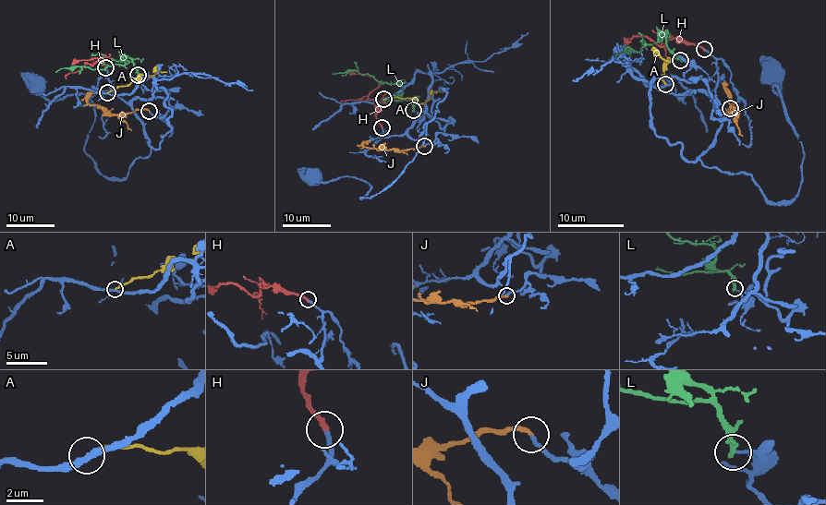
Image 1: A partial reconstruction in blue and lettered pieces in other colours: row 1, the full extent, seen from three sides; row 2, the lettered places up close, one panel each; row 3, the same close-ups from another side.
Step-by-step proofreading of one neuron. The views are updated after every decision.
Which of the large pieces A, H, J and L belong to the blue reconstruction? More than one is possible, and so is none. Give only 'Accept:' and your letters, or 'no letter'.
Accept: H, J

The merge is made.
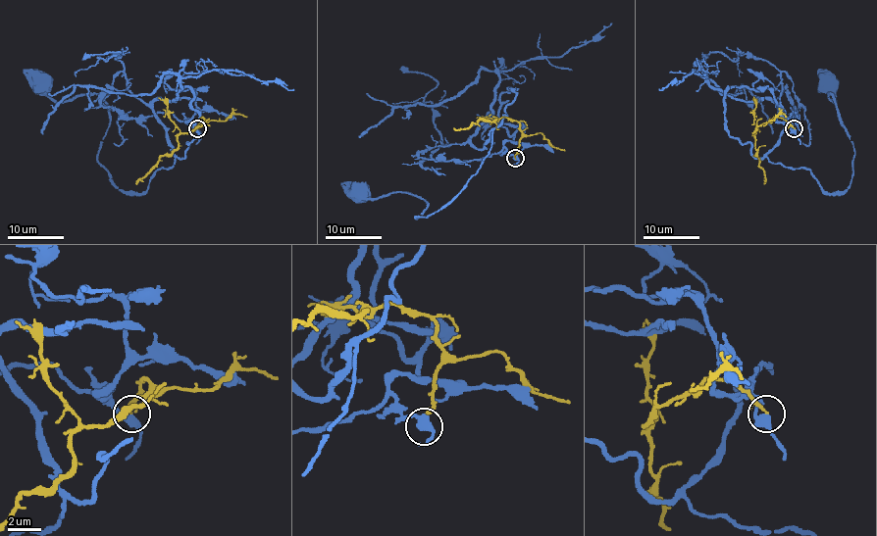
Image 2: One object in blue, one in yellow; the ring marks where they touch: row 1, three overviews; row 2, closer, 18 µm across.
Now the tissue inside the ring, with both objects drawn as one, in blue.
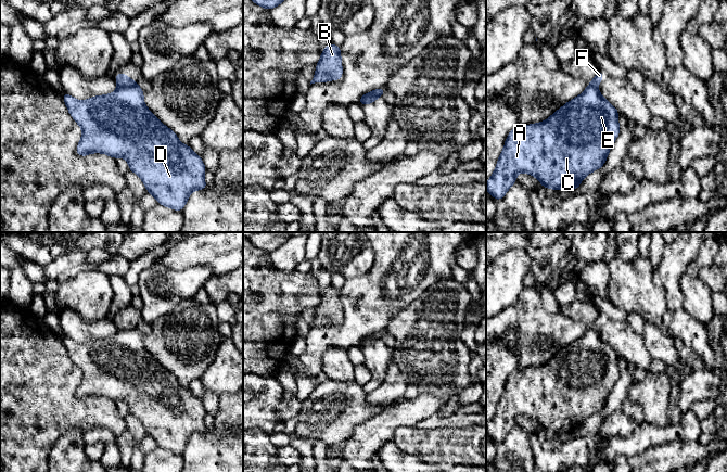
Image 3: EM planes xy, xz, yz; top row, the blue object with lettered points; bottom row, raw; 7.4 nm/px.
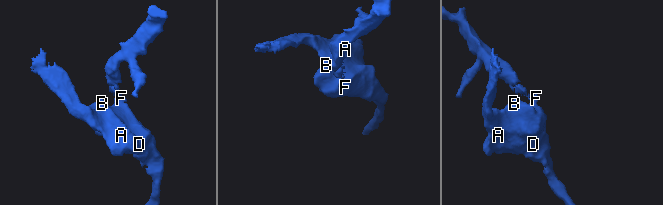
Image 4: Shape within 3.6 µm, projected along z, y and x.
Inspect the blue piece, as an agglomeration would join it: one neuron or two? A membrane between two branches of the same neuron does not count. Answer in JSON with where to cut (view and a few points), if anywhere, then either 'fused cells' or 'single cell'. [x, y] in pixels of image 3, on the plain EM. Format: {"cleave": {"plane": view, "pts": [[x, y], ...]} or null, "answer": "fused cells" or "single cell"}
{"cleave": {"plane": "xy", "pts": [[137, 328], [118, 330]]}, "answer": "fused cells"}

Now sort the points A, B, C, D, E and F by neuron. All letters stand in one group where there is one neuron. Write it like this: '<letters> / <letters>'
A B C D E / F

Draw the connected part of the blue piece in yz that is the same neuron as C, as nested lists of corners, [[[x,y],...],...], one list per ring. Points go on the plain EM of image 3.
[[[588,328],[583,336],[546,363],[524,370],[518,368],[509,375],[496,412],[486,425],[486,433],[500,444],[511,429],[518,425],[515,419],[519,416],[534,419],[543,431],[577,433],[587,418],[604,408],[618,378],[618,354],[596,330]]]

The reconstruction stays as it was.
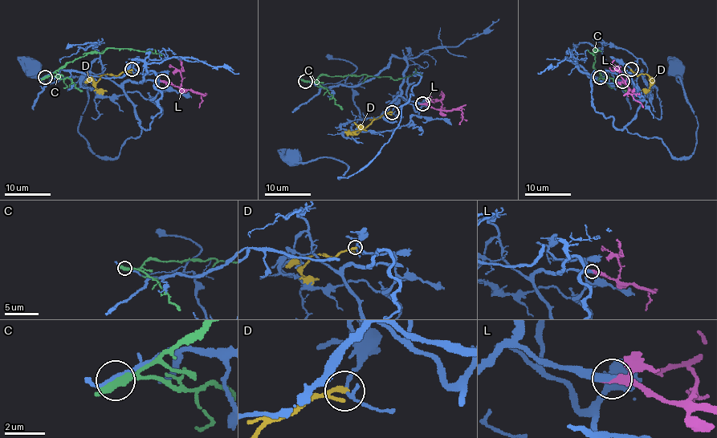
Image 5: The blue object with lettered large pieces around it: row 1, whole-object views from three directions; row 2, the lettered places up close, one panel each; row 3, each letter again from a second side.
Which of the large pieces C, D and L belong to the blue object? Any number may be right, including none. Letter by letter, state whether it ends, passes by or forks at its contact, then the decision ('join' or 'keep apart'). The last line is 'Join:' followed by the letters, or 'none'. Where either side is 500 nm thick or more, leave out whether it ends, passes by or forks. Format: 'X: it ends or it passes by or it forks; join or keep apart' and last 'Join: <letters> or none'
C: it passes by; keep apart
D: it passes by; keep apart
L: it passes by; join
Join: L

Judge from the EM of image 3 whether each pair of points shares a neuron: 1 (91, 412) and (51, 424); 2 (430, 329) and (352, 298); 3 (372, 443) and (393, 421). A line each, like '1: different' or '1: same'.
1: same
2: different
3: same

